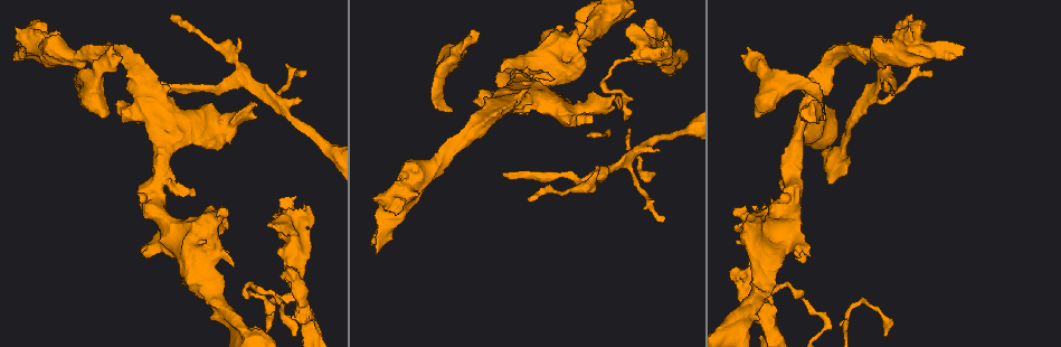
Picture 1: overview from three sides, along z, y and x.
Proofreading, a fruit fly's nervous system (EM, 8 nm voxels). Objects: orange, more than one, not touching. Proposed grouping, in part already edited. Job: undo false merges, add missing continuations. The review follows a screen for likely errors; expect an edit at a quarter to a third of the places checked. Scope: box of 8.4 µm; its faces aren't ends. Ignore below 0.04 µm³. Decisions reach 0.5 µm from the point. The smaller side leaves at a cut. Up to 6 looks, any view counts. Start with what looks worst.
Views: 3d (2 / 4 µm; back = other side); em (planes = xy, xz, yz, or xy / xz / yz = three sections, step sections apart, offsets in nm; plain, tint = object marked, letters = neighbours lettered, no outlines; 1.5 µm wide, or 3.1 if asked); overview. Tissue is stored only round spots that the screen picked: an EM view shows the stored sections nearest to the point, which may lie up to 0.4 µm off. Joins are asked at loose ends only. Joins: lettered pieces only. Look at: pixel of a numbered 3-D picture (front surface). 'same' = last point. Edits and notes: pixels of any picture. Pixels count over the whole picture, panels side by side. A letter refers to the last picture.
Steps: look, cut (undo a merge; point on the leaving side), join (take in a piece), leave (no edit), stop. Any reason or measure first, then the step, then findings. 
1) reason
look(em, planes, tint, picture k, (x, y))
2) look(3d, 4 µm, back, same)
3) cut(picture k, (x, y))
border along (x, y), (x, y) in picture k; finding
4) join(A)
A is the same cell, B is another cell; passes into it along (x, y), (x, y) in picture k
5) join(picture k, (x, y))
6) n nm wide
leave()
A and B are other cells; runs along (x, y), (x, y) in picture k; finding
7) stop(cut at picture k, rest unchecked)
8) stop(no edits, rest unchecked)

an open end
look(em, planes, tint, picture 1, (121, 56))

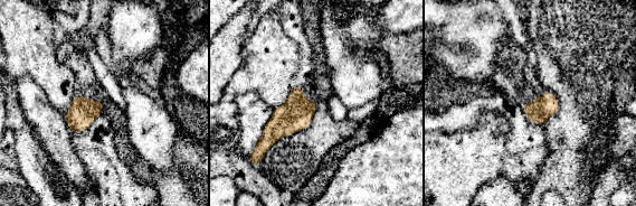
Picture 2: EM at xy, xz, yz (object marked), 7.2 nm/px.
what lies round it
look(em, planes, letters, same)

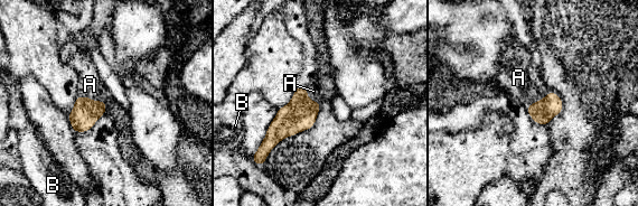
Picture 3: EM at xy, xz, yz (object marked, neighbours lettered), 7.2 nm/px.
170 nm wide
join(A)
A is the same cell, B is another cell; passes into it along (85, 112), (92, 101), (90, 84) in picture 3; the cell continues

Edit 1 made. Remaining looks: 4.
thin end
look(3d, 4 µm, picture 1, (502, 172))

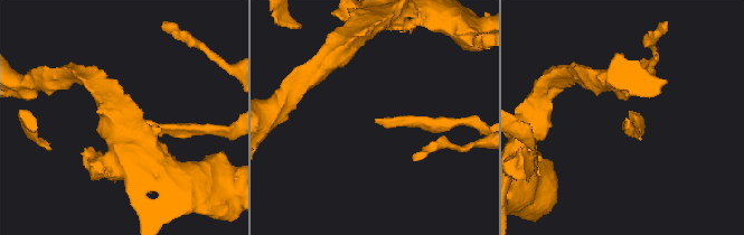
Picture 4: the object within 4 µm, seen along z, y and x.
look(em, planes, letters, picture 4, (377, 120))

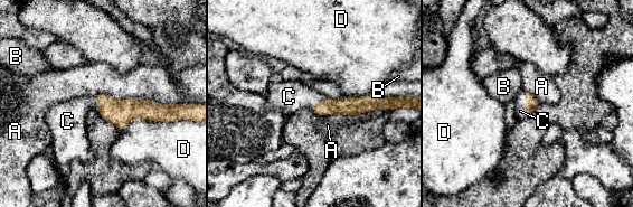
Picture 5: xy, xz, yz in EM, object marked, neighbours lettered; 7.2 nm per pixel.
join(C)
C is the same cell, A, B and D are other cells; passes into it along (531, 102), (526, 104), (520, 99) in picture 5; the cell continues

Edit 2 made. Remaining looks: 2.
stop(join at picture 3, join at picture 5, rest unchecked)

